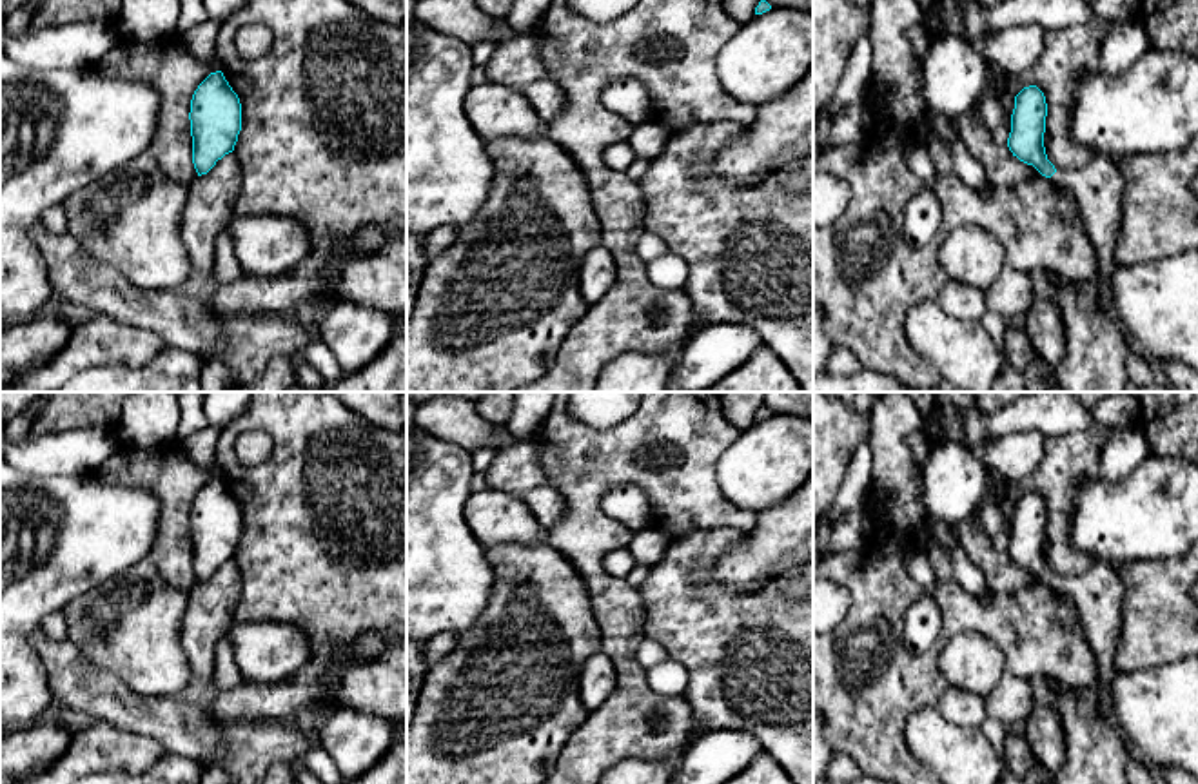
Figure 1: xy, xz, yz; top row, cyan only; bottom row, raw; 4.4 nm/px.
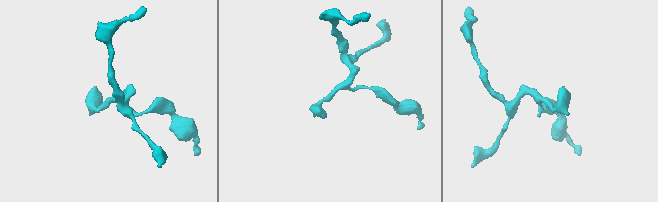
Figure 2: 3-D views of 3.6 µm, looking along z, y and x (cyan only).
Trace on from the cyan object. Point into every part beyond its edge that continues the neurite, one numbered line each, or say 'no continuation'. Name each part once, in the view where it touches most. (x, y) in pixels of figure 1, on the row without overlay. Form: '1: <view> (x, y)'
1: yz (1099, 594)

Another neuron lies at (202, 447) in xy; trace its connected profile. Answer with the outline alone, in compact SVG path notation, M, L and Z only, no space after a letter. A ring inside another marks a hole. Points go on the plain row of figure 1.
M207 426L189 437L178 439L178 443L185 448L189 457L203 468L214 468L218 465L218 441L221 430Z

